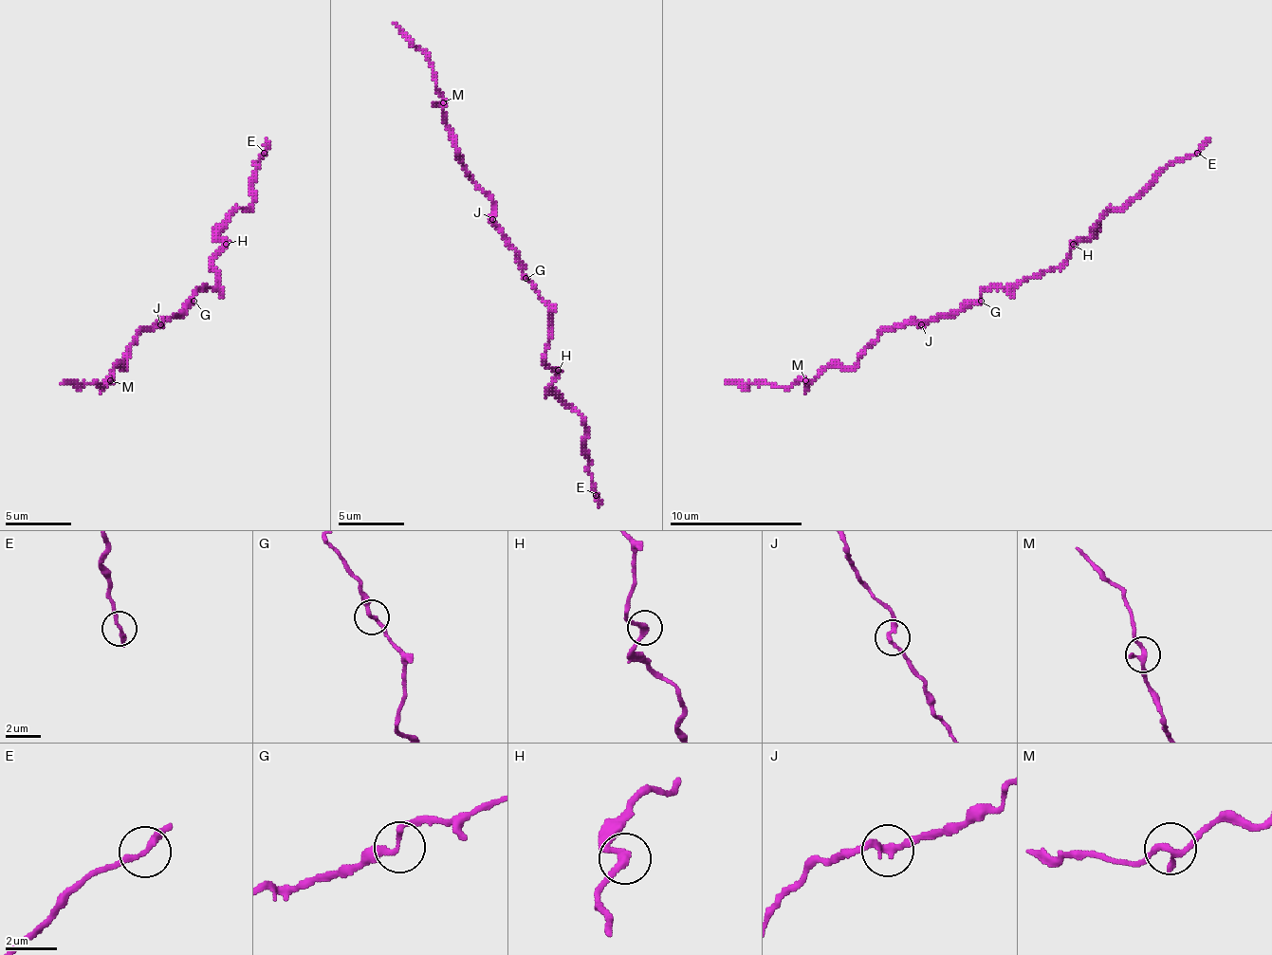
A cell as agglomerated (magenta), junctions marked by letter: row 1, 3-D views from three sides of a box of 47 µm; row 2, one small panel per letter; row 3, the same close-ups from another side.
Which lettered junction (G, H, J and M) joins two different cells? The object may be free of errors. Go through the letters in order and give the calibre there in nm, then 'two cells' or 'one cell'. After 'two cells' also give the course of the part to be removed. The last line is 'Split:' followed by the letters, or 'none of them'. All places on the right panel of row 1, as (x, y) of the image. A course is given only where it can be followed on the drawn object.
G: 220 nm thick; one cell
H: 260 nm thick; one cell
J: 240 nm thick; one cell
M: 260 nm thick; one cell
Split: none of them

